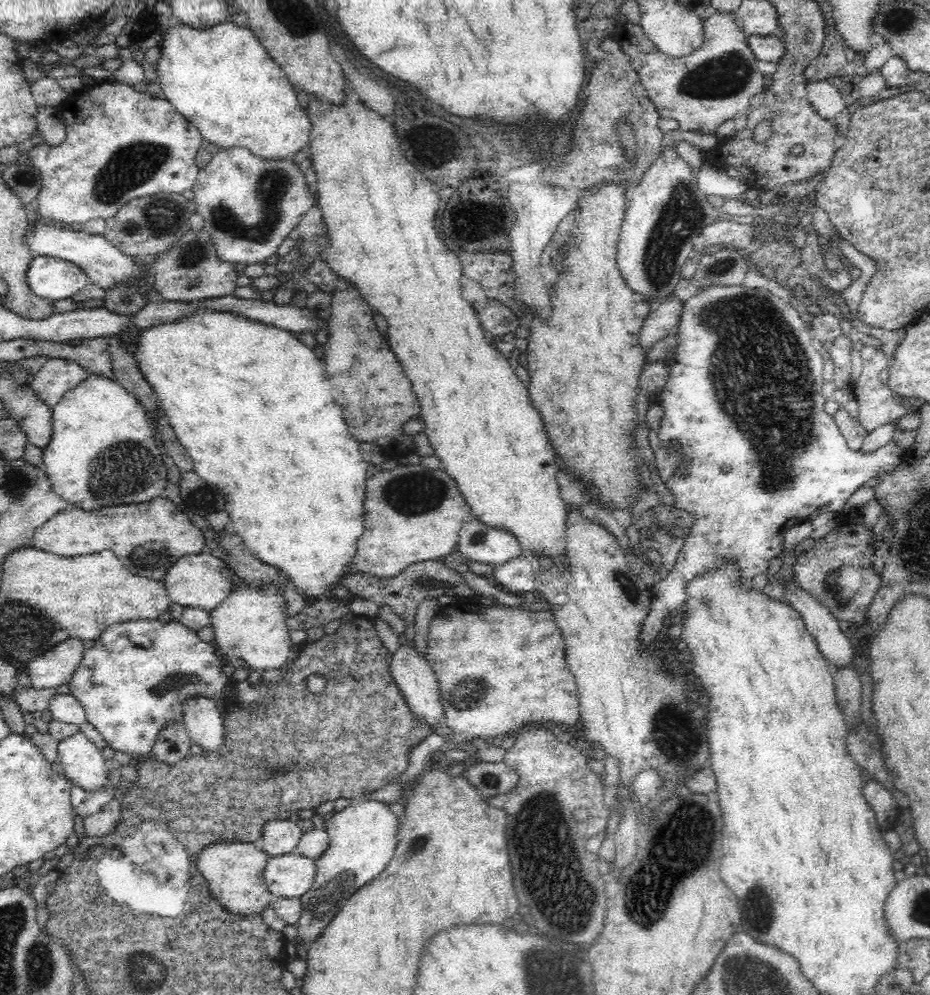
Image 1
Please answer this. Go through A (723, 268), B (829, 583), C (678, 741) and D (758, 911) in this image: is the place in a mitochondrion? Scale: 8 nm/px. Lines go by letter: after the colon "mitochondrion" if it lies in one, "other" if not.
A: mitochondrion
B: mitochondrion
C: mitochondrion
D: mitochondrion

